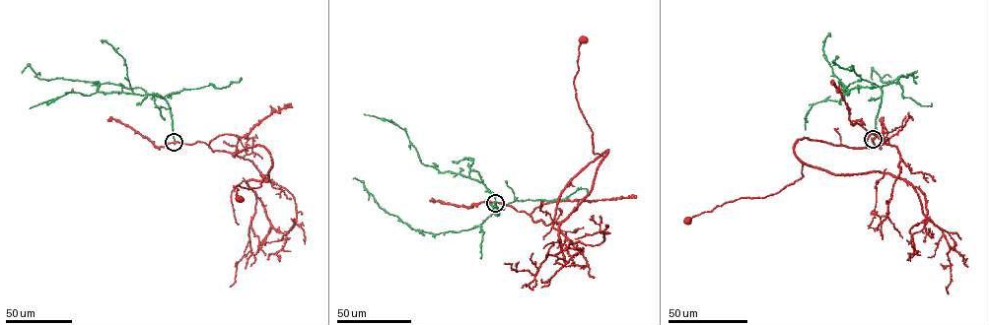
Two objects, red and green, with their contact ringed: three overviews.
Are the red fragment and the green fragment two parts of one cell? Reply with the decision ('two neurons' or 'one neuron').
two neurons

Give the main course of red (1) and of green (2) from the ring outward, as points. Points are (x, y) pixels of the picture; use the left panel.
1: (174, 142), (204, 142), (234, 157), (263, 147), (272, 164), (259, 187), (235, 186), (239, 198)
2: (174, 142), (167, 101), (140, 88), (62, 78), (40, 79), (29, 65), (22, 73)

